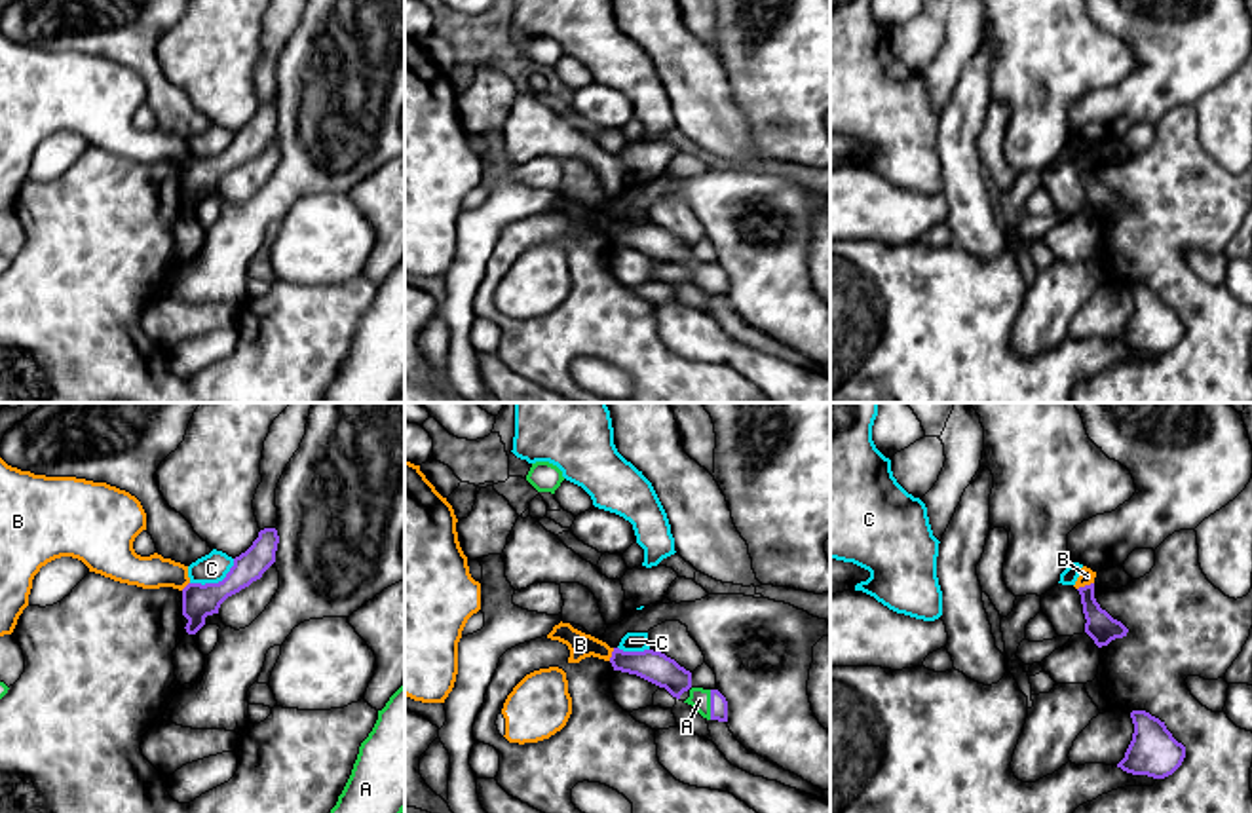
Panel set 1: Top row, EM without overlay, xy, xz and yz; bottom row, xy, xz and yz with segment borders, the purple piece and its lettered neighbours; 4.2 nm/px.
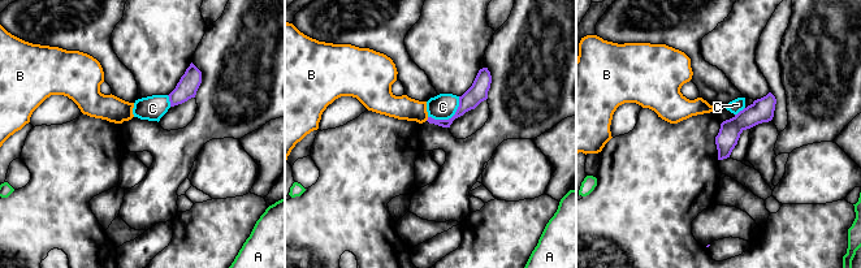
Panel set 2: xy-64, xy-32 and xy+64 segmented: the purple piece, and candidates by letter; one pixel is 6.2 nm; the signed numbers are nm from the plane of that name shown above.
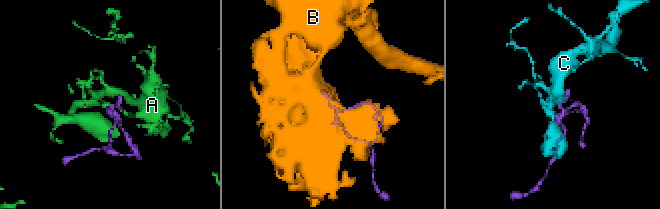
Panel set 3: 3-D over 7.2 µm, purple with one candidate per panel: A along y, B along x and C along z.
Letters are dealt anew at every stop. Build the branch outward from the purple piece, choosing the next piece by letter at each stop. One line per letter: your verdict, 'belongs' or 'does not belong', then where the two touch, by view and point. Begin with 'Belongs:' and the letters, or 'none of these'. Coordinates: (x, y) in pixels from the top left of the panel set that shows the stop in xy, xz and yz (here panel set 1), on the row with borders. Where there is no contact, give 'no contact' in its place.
Belongs: A
A: belongs; contact xz (711, 705)
B: does not belong; contact yz (1085, 586)
C: does not belong; contact xy (215, 584)

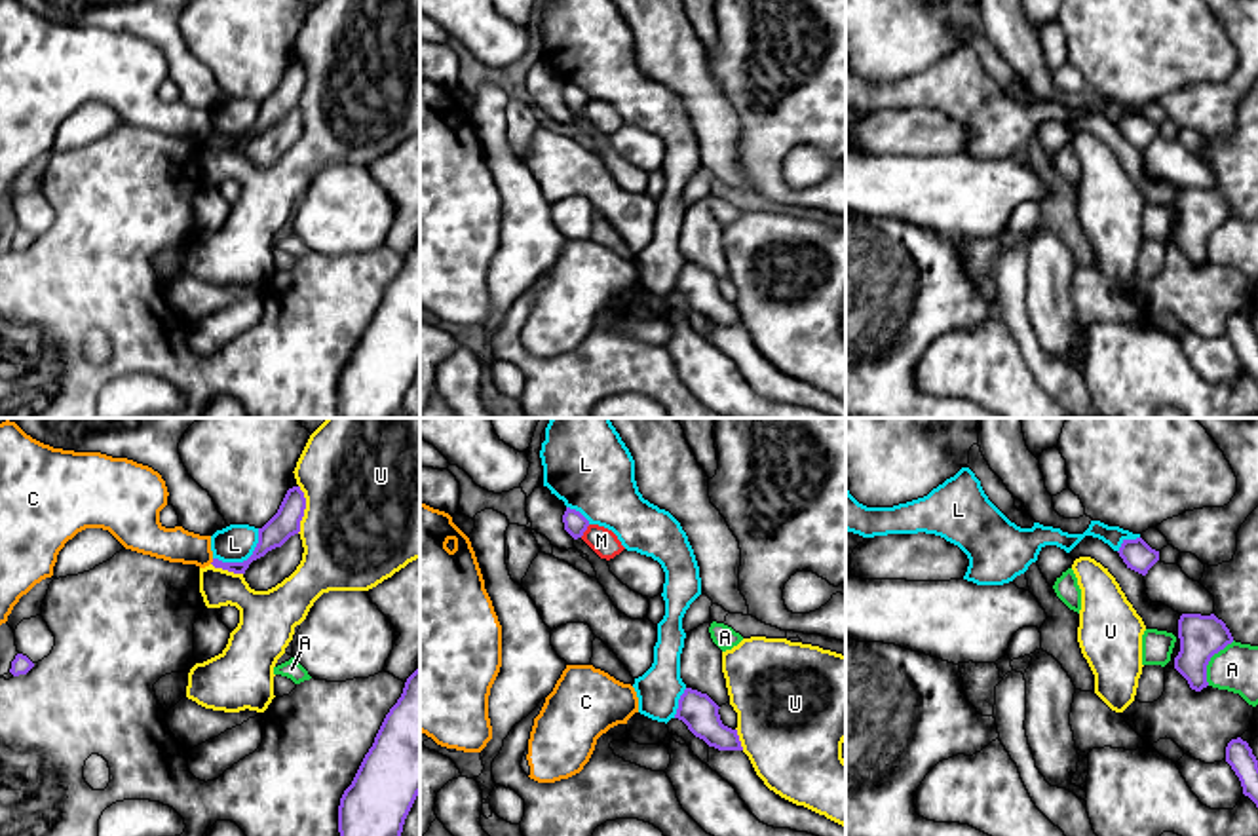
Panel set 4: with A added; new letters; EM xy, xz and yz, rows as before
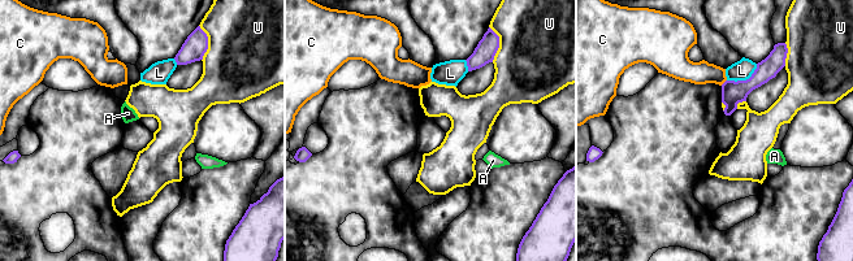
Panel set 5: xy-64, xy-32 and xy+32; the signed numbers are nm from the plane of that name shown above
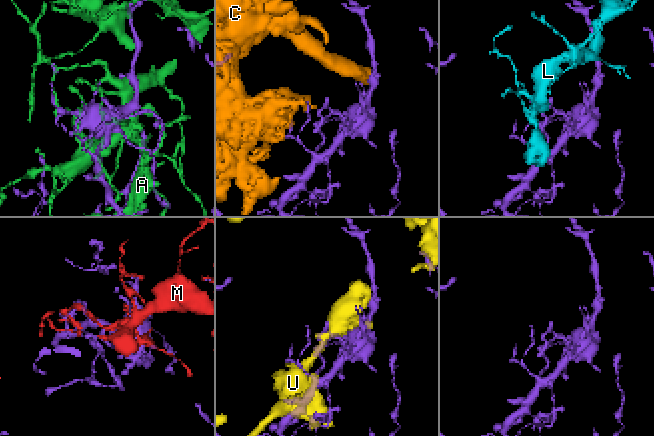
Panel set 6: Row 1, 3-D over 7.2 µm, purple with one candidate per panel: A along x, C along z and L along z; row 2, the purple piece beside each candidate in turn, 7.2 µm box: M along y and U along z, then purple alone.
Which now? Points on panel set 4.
Belongs: none of these
A: does not belong; contact yz (1209, 660)
C: does not belong; contact xy (213, 561)
L: does not belong; contact xy (244, 561)
M: does not belong; contact xz (586, 529)
U: does not belong; contact xy (304, 508)

